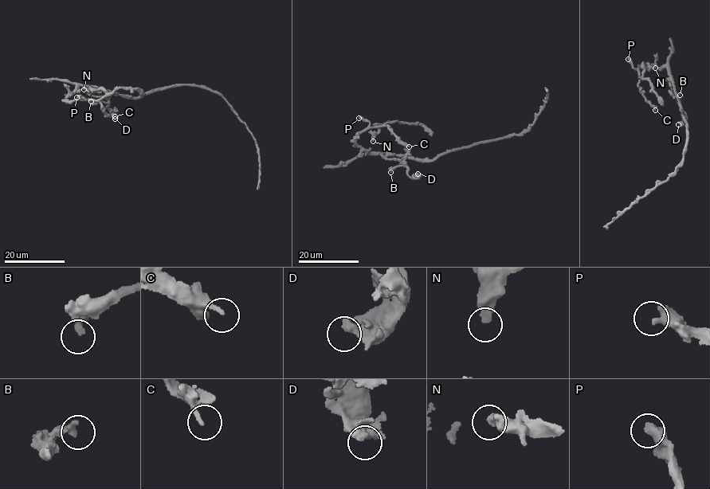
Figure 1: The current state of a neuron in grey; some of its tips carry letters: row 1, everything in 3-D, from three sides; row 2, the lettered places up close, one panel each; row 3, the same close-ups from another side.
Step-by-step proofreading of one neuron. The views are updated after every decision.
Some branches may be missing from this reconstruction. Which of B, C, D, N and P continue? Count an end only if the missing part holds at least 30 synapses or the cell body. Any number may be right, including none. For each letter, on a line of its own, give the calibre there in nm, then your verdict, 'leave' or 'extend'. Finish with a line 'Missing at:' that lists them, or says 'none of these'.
B: 300 nm thick; leave
C: 220 nm thick; leave
D: 440 nm thick; leave
N: 360 nm thick; leave
P: 400 nm thick; leave
Missing at: none of these

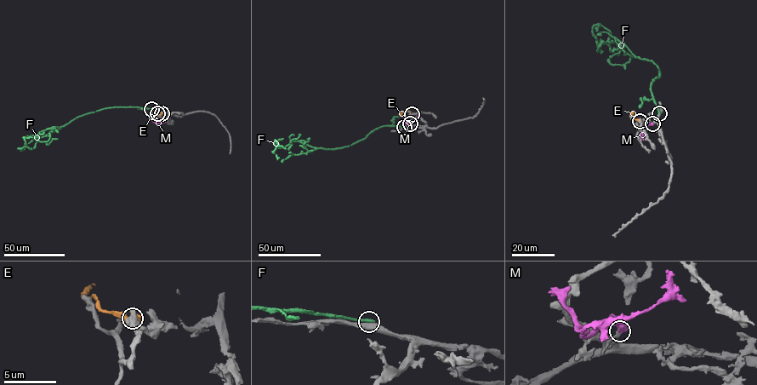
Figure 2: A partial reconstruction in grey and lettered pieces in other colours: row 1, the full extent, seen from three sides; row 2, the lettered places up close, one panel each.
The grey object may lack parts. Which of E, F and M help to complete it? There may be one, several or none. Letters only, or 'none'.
none

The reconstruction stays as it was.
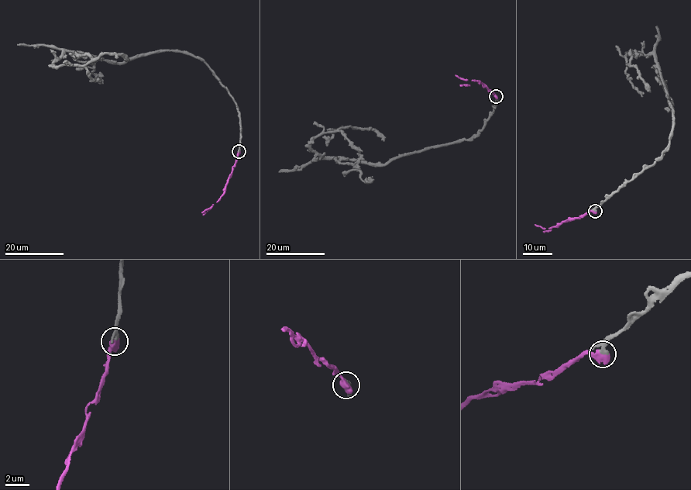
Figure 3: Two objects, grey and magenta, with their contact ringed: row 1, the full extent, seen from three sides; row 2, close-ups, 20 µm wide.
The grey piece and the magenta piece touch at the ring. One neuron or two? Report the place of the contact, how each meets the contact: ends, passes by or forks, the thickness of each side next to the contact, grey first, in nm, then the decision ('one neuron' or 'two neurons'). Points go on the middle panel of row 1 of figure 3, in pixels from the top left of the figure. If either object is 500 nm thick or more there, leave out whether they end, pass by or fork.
place (496, 96); calibres 280 and 750 nm; one neuron

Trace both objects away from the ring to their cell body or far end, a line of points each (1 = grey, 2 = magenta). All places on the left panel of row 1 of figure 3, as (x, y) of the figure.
1: (239, 151), (236, 104), (203, 60), (163, 50), (110, 63), (65, 51), (54, 66), (108, 53), (126, 60)
2: (239, 151), (222, 194), (203, 215)

